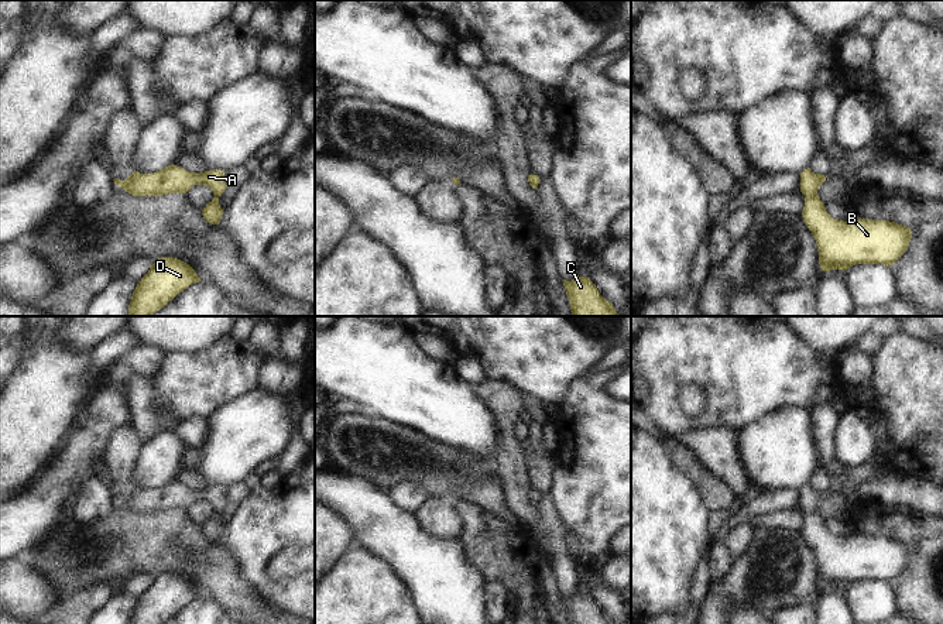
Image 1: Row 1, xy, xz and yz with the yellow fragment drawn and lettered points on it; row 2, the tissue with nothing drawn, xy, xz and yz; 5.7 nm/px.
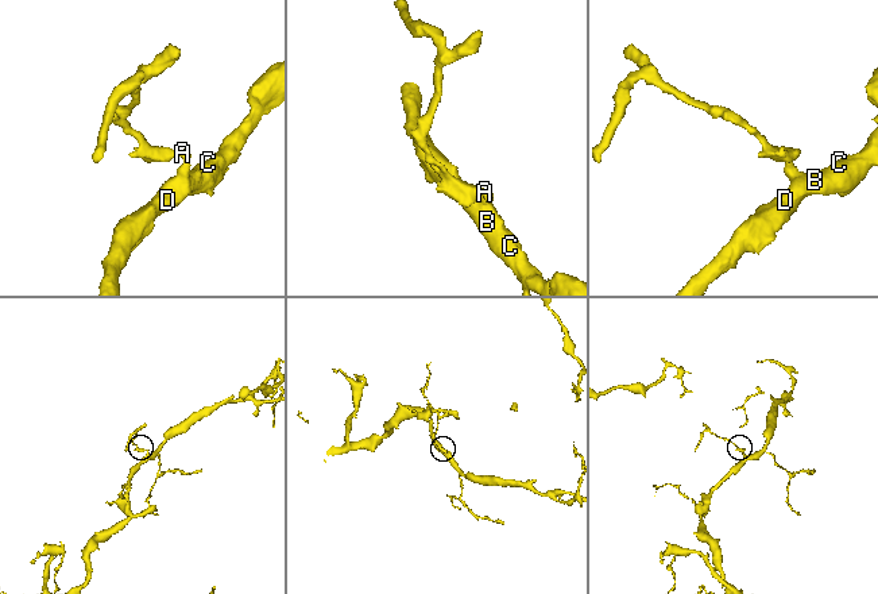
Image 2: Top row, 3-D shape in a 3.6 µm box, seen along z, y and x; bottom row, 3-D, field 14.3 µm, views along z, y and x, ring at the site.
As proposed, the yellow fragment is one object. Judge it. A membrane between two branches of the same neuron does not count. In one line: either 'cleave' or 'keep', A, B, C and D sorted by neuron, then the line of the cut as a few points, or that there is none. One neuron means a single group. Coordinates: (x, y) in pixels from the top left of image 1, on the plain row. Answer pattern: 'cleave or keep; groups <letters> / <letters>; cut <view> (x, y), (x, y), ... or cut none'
keep; groups A B C D; cut none

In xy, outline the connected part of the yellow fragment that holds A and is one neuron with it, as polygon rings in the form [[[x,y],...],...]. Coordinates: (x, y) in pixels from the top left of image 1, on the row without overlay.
[[[168,481],[154,490],[140,490],[134,487],[127,496],[113,496],[133,512],[162,512],[168,510],[186,510],[195,501],[206,501],[215,514],[202,525],[203,535],[212,541],[219,541],[223,525],[219,522],[219,512],[227,504],[224,487],[213,486],[200,490],[189,488],[178,481]]]

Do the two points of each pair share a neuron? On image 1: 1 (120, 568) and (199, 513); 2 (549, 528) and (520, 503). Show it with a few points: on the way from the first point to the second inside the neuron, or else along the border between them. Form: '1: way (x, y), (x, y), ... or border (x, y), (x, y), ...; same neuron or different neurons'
1: border (184, 510), (201, 527); different neurons
2: border (537, 506), (538, 520), (527, 530); different neurons

